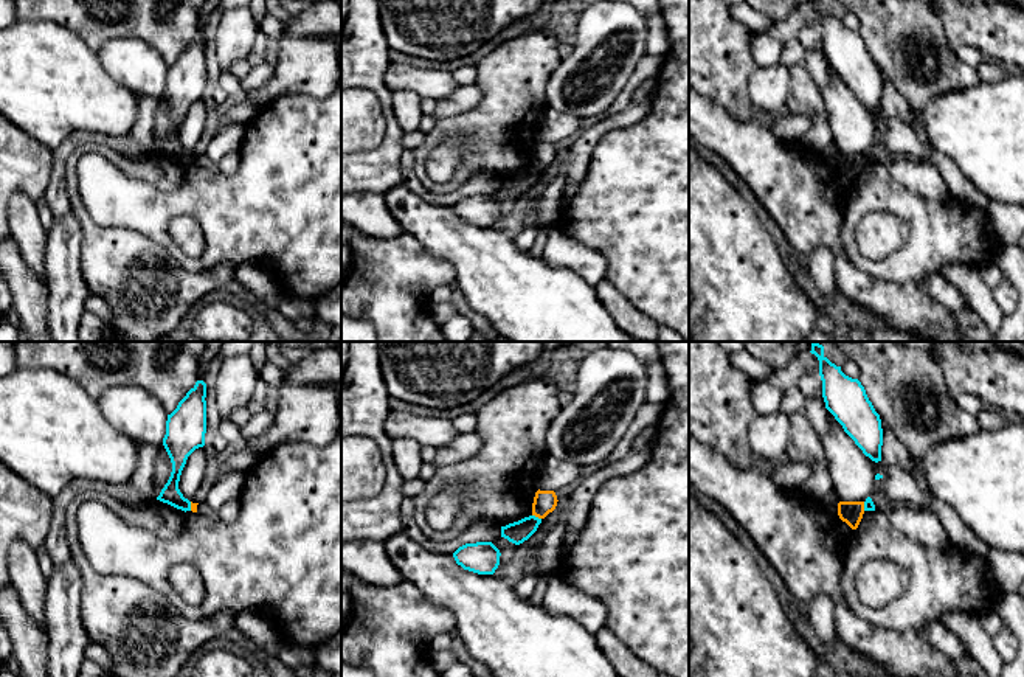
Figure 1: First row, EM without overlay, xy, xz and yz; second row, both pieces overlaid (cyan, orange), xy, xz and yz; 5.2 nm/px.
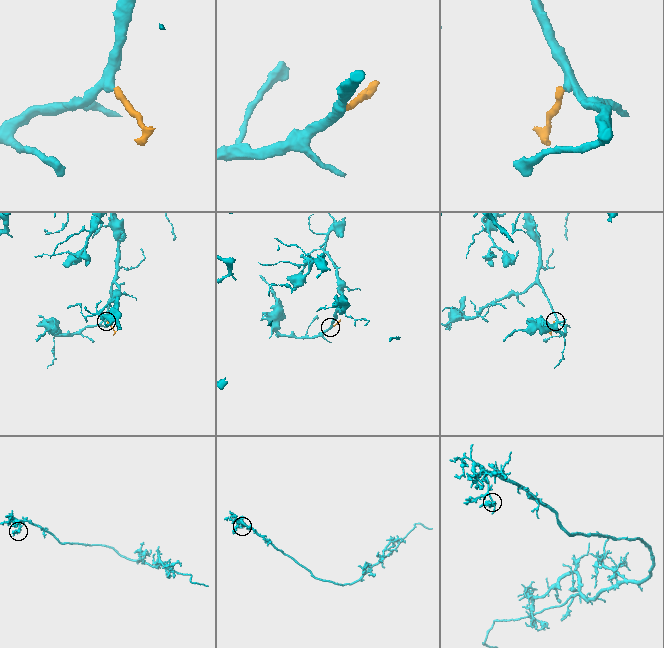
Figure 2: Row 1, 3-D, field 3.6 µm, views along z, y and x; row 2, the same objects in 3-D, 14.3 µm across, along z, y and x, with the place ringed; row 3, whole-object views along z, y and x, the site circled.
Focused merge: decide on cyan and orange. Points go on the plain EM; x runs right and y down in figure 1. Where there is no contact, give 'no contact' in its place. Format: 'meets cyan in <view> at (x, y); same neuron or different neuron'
meets cyan in xz at (537, 170); different neuron

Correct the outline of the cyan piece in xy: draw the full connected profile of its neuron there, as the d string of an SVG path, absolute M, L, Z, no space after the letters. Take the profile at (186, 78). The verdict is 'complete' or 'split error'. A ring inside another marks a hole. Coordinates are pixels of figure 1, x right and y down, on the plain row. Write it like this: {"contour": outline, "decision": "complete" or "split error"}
{"contour": "M197 33L195 37L178 54L177 61L168 67L163 98L171 110L172 124L157 152L182 163L191 163L191 154L178 141L182 123L188 109L205 98L206 85L206 36Z", "decision": "complete"}

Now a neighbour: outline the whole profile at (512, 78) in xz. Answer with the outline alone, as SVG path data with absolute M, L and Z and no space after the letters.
M528 30L523 36L510 37L476 64L476 85L481 99L475 109L445 120L436 120L425 141L414 149L414 171L420 183L431 193L433 200L456 191L470 177L490 172L501 179L532 168L535 123L546 109L546 84L560 64L557 37L549 30ZM462 135L472 149L464 154L451 182L438 183L427 172L431 151L450 137Z

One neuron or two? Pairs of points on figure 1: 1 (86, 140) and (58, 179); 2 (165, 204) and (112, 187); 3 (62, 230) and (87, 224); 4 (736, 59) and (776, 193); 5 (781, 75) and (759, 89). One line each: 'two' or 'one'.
1: one
2: one
3: two
4: two
5: one

